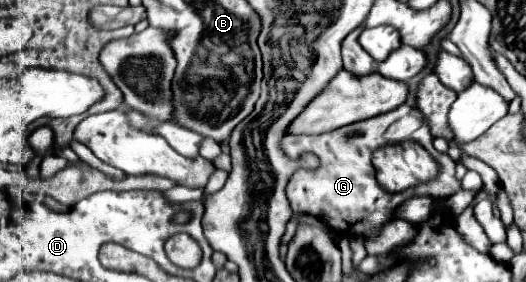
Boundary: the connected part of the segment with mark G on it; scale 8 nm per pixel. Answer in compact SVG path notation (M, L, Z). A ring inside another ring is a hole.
M383 113L365 121L357 121L351 125L345 125L341 129L321 133L321 135L287 135L281 139L281 149L289 159L297 159L303 151L311 151L319 157L321 165L315 171L309 169L297 169L287 187L287 197L291 201L291 207L295 213L307 213L323 219L331 229L335 229L335 217L347 223L347 233L353 237L371 237L383 223L391 219L391 211L403 203L405 199L413 195L429 195L437 201L451 197L461 189L461 183L455 179L455 163L445 155L437 153L433 149L433 137L429 133L427 125L421 125L417 131L411 133L407 140L416 141L431 153L431 157L437 161L439 171L437 177L431 181L419 183L411 189L399 191L399 193L389 193L383 189L375 177L375 167L371 165L371 155L377 147L385 145L387 141L383 139L385 129L391 123L391 115Z

